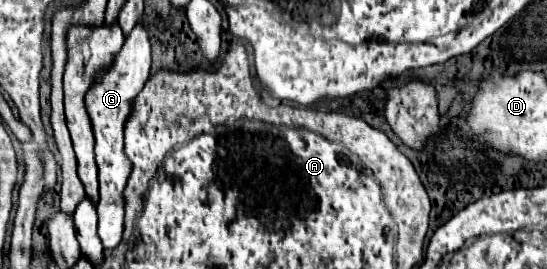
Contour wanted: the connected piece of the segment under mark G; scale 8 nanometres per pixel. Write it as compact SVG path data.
M138 24L126 38L112 66L104 74L98 74L96 84L86 94L86 108L96 136L96 164L100 178L100 202L96 210L98 210L98 236L104 248L116 248L122 240L124 206L126 206L124 186L128 182L128 174L132 172L132 162L128 162L128 156L124 154L124 124L132 112L132 102L136 94L140 94L140 90L144 88L148 76L150 76L150 42L146 28Z

